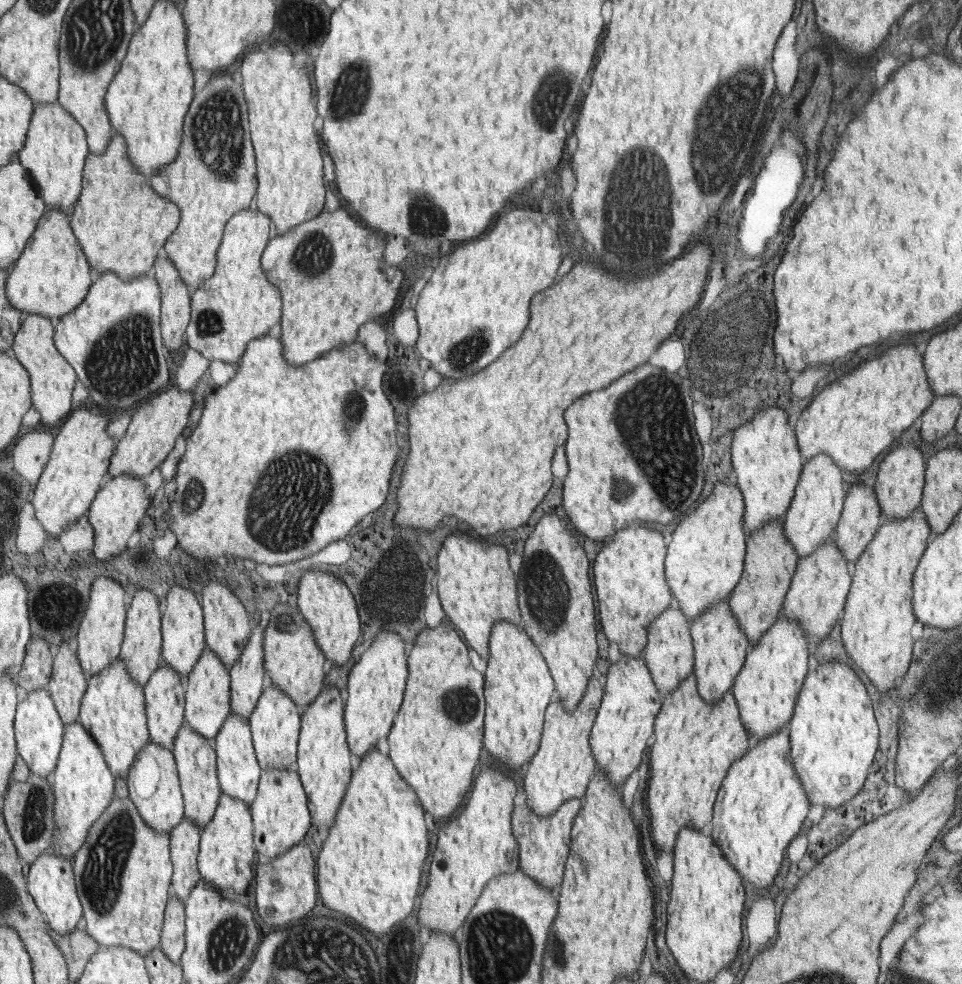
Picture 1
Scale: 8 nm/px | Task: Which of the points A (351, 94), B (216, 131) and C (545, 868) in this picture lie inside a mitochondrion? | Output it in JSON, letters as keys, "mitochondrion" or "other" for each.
{"A":"mitochondrion","B":"mitochondrion","C":"other"}

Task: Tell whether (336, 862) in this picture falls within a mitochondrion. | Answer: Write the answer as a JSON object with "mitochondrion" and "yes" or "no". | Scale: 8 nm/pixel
{"mitochondrion":"no"}

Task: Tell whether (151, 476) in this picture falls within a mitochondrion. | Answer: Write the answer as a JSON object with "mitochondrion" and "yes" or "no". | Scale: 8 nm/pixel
{"mitochondrion":"no"}

